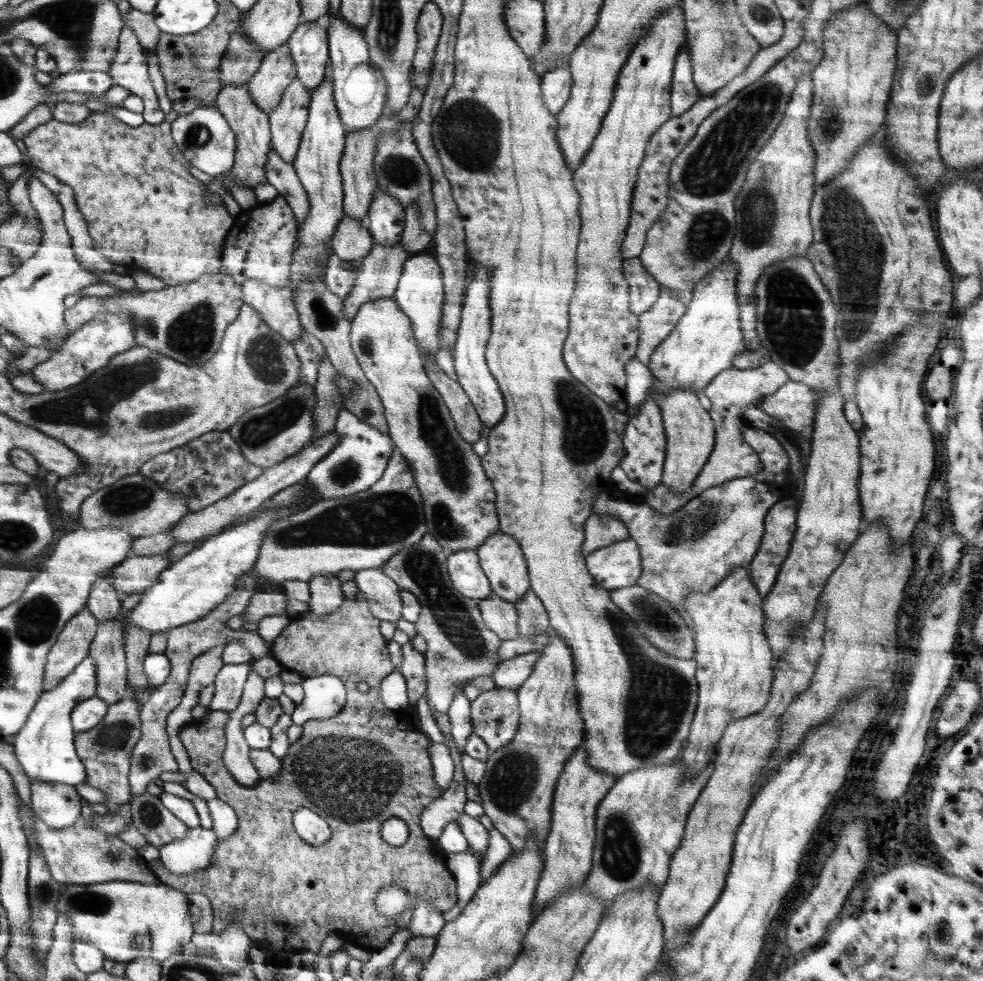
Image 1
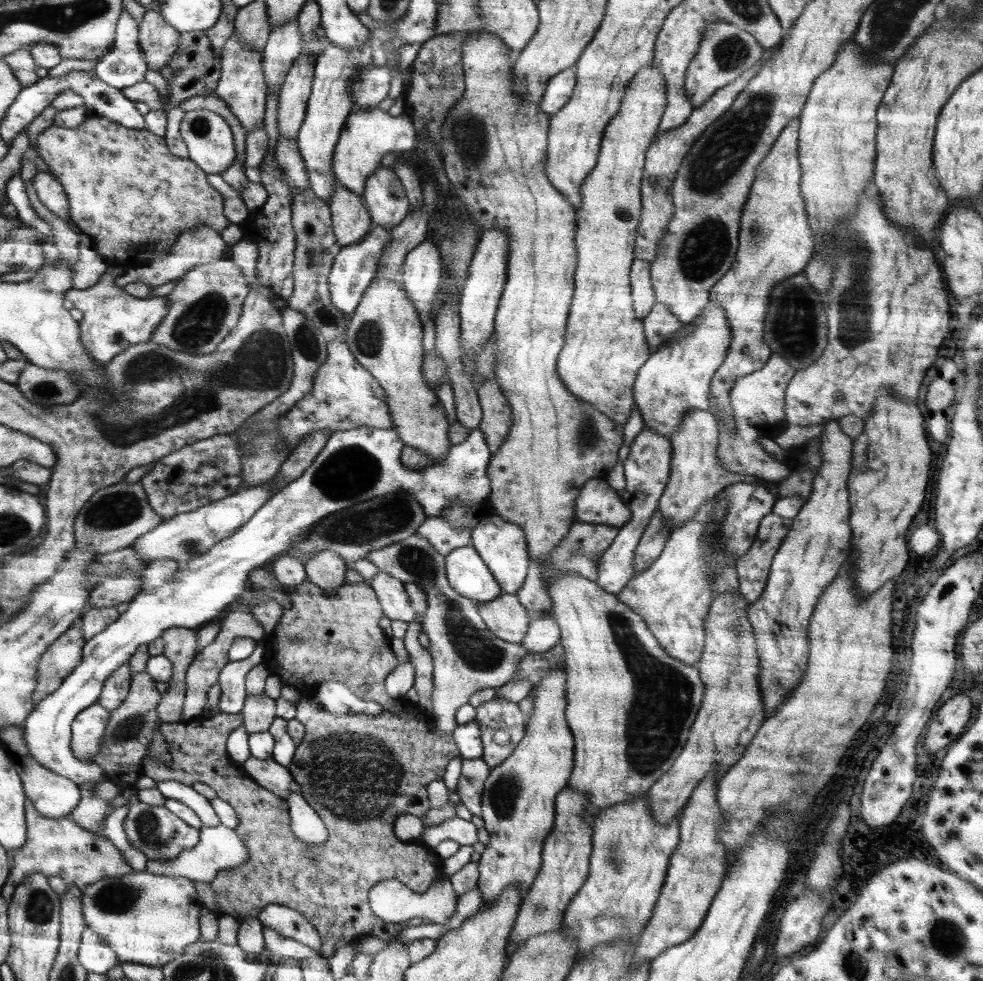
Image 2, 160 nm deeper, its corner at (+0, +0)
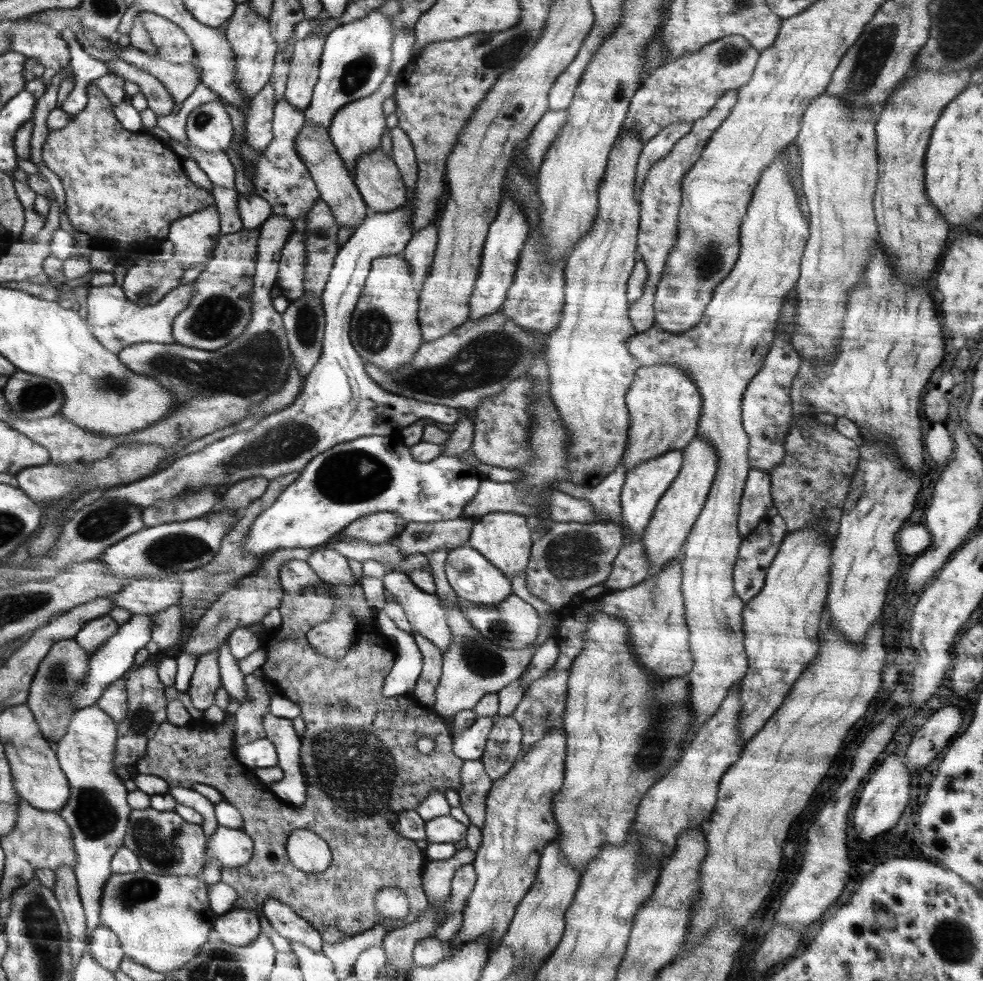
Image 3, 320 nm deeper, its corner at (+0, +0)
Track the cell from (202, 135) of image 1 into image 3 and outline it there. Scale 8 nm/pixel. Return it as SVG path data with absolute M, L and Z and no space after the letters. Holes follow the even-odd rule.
M222 103L202 104L190 114L186 134L194 148L206 152L226 152L234 136L233 122Z

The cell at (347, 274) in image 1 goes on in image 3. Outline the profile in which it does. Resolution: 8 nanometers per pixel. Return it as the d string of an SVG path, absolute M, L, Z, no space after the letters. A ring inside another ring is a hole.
M408 199L400 209L392 210L388 213L370 213L364 222L353 230L352 236L340 247L336 254L333 267L329 272L321 301L325 312L325 331L323 334L322 354L318 362L312 367L310 374L307 374L301 393L295 401L284 410L266 415L258 424L246 432L236 432L230 436L208 444L201 450L192 452L176 459L167 468L158 471L150 477L134 481L129 485L123 485L108 489L104 496L110 498L127 498L128 502L134 502L135 506L144 508L152 506L161 500L173 500L177 496L183 496L191 490L199 490L203 486L225 486L226 490L233 484L263 476L268 480L274 480L279 476L303 470L303 468L317 454L322 454L325 450L361 436L386 436L395 431L401 431L420 418L431 418L434 422L456 425L461 418L458 409L418 402L412 398L404 398L399 394L392 394L384 390L380 384L368 376L365 369L365 360L354 350L350 342L349 324L354 312L356 303L362 294L366 277L371 269L372 260L381 256L401 255L405 250L412 233L412 208L411 200Z

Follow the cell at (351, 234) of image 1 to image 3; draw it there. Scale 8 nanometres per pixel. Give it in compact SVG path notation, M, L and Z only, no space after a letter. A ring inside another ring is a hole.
M304 123L299 130L295 144L296 152L298 152L300 159L302 159L302 163L308 167L310 175L314 180L320 199L329 206L330 214L334 216L336 224L339 228L352 228L352 230L356 230L364 222L364 218L368 218L371 212L357 190L353 182L353 176L348 172L348 169L344 168L342 158L336 154L327 130L318 129L318 126L314 126L312 123Z

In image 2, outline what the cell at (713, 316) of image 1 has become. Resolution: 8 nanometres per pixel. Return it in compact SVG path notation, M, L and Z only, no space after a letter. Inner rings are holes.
M707 304L690 325L693 328L685 336L673 338L651 353L638 369L633 386L635 406L640 409L644 427L668 439L689 410L709 410L711 378L725 359L732 340L724 309L715 304Z

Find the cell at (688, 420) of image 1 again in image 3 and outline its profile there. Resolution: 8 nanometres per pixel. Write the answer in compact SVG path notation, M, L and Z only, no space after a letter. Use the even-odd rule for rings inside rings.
M695 436L681 451L683 452L681 469L674 482L660 497L651 521L644 528L639 540L644 545L647 561L652 566L651 573L660 571L683 551L683 545L706 502L718 468L715 446L701 436Z

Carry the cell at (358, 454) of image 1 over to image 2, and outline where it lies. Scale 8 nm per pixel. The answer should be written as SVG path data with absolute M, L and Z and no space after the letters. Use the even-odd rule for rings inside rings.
M356 427L351 430L332 433L324 448L317 454L312 464L296 479L289 482L284 488L274 493L232 536L214 545L207 553L193 558L185 568L179 568L164 586L152 592L140 592L130 602L128 609L116 621L109 625L100 635L87 640L83 647L83 661L76 667L55 693L44 698L35 706L34 712L26 718L24 738L27 749L35 758L35 762L60 774L72 782L88 784L88 782L102 783L106 781L104 770L100 766L82 763L75 757L72 749L71 726L75 718L88 707L96 705L102 696L103 685L120 666L127 664L141 645L148 645L161 637L168 628L198 629L202 623L208 622L226 610L243 593L248 584L249 573L264 566L274 556L292 548L298 542L303 542L307 532L329 514L350 508L358 502L366 502L376 497L384 497L389 492L396 491L397 495L413 496L423 508L426 517L438 517L445 508L452 505L474 506L478 502L487 500L491 493L491 482L487 477L487 466L491 459L485 436L479 427L472 430L468 438L457 445L452 445L441 461L420 470L406 469L401 463L401 452L405 444L400 440L394 429L376 429L372 427Z

